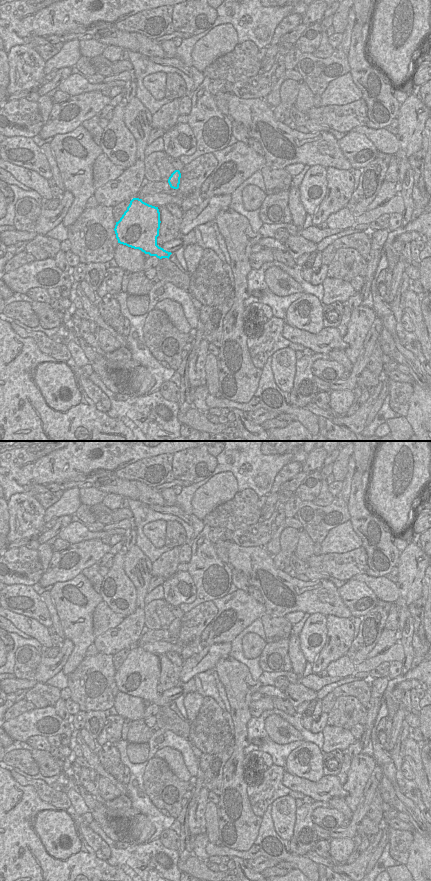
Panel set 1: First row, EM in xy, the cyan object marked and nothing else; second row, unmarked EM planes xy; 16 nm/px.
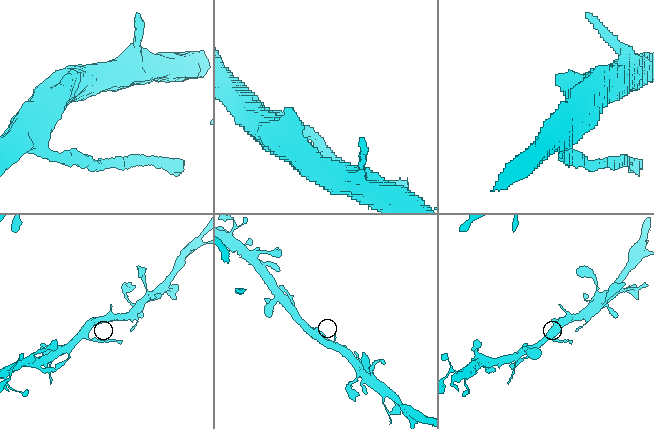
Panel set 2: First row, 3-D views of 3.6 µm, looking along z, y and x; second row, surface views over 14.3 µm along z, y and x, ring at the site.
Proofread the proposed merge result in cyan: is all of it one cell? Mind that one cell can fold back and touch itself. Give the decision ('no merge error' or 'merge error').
merge error

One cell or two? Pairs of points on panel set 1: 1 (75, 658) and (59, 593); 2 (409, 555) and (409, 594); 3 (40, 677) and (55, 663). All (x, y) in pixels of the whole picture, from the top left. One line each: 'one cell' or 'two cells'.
1: one cell
2: one cell
3: one cell

